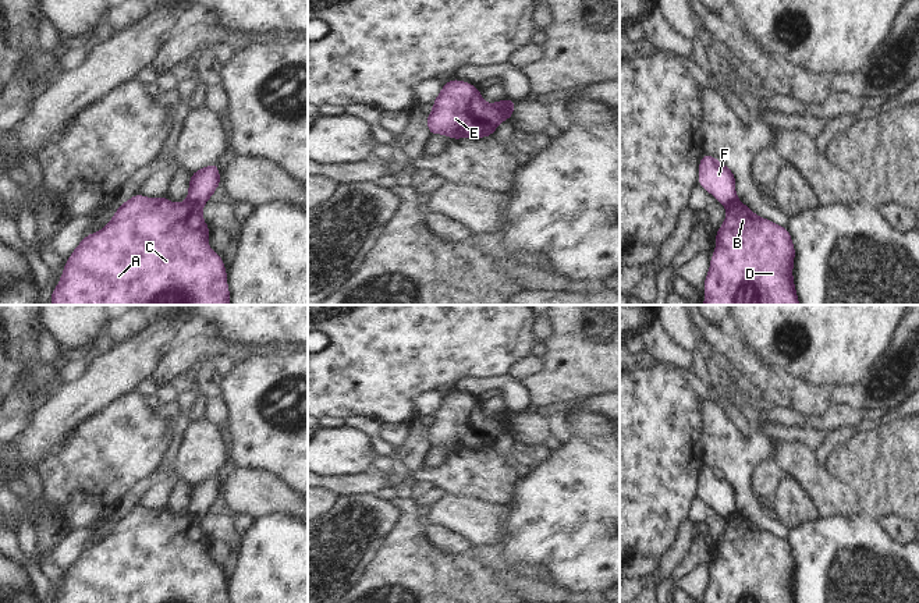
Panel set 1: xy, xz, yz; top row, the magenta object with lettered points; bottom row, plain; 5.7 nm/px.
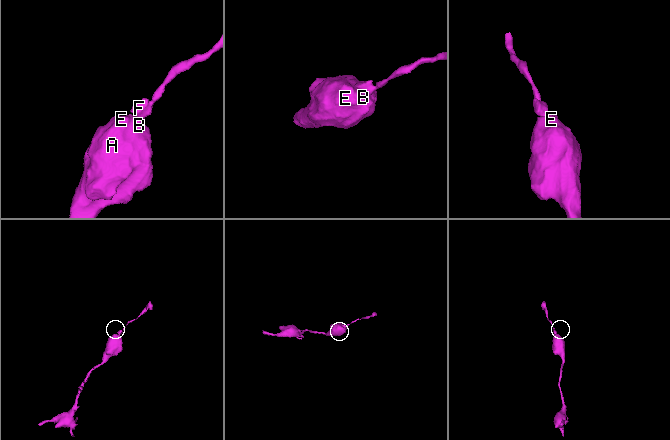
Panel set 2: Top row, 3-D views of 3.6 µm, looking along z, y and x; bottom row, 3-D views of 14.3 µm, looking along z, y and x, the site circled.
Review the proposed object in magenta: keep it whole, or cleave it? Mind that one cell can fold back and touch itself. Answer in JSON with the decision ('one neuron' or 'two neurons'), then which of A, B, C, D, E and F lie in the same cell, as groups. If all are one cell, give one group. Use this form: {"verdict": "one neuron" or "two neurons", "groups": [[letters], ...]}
{"verdict": "two neurons", "groups": [["A", "B", "C", "D", "E"], ["F"]]}

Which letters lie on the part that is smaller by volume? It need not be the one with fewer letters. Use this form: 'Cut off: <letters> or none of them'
Cut off: F.

